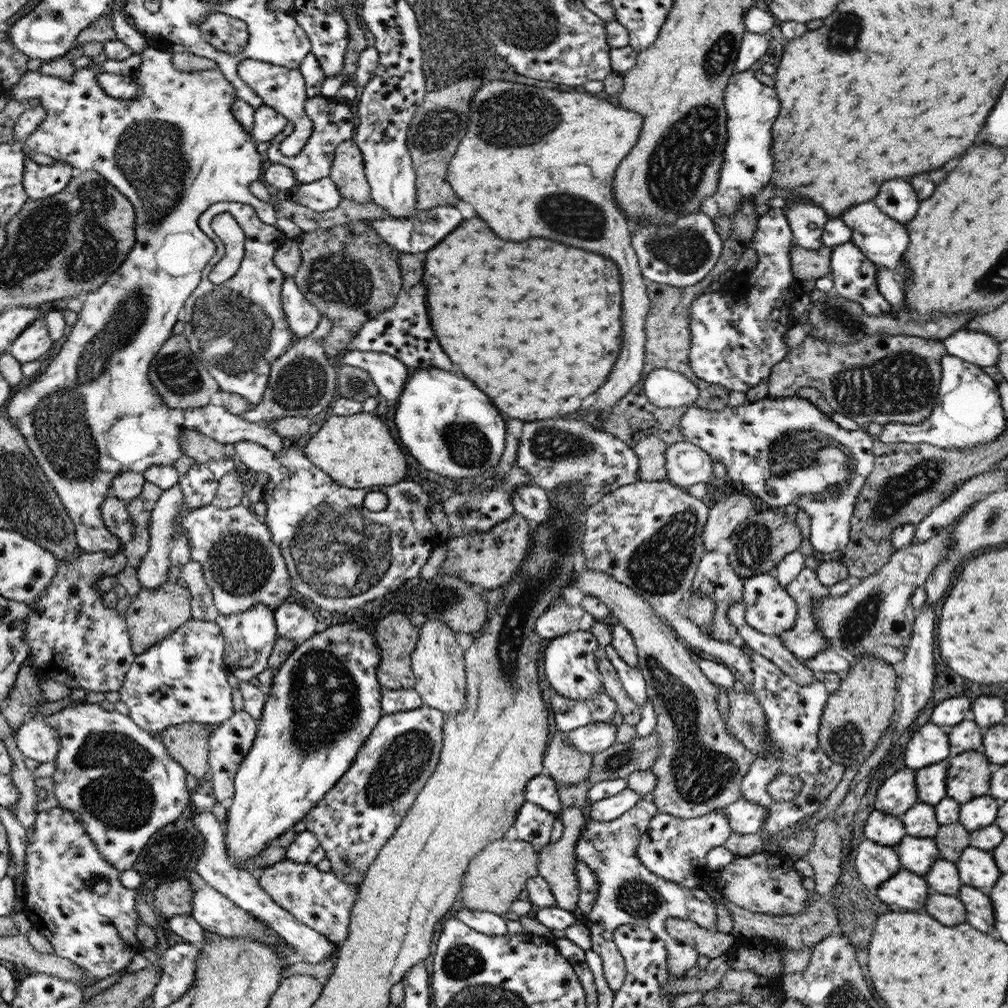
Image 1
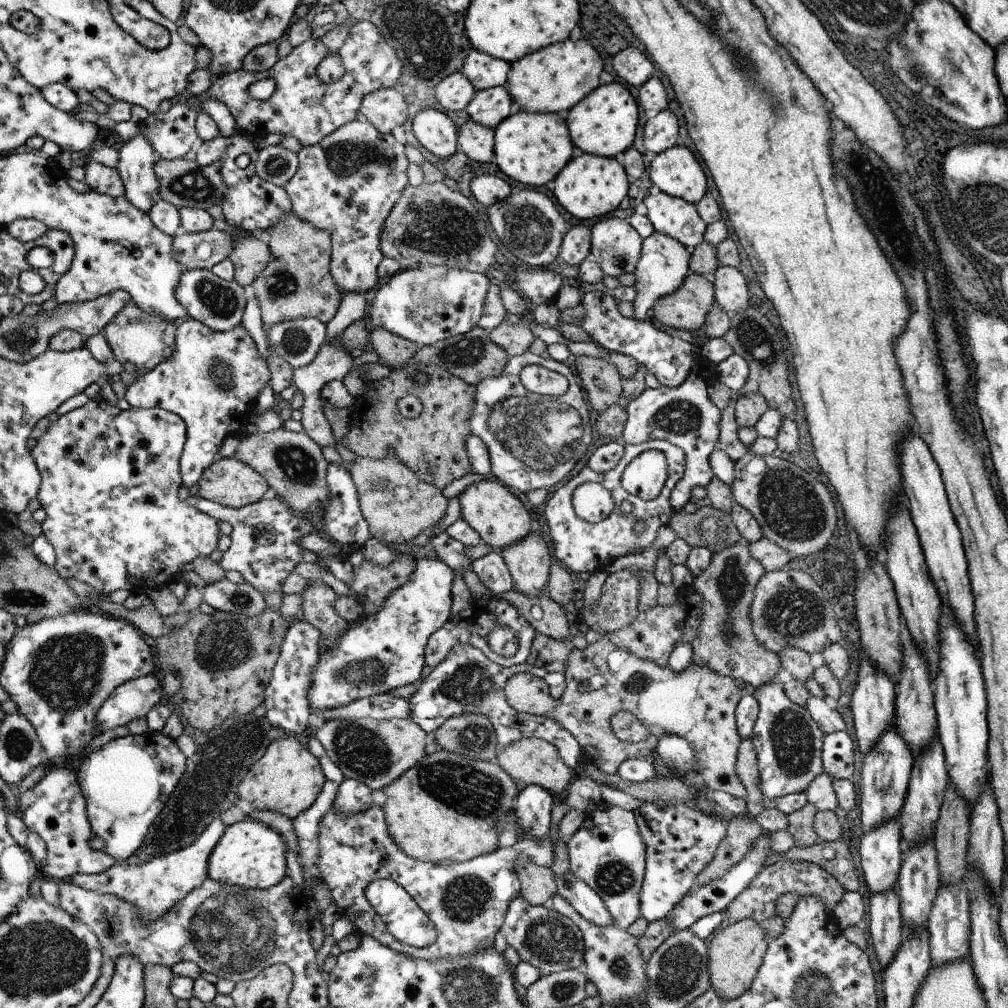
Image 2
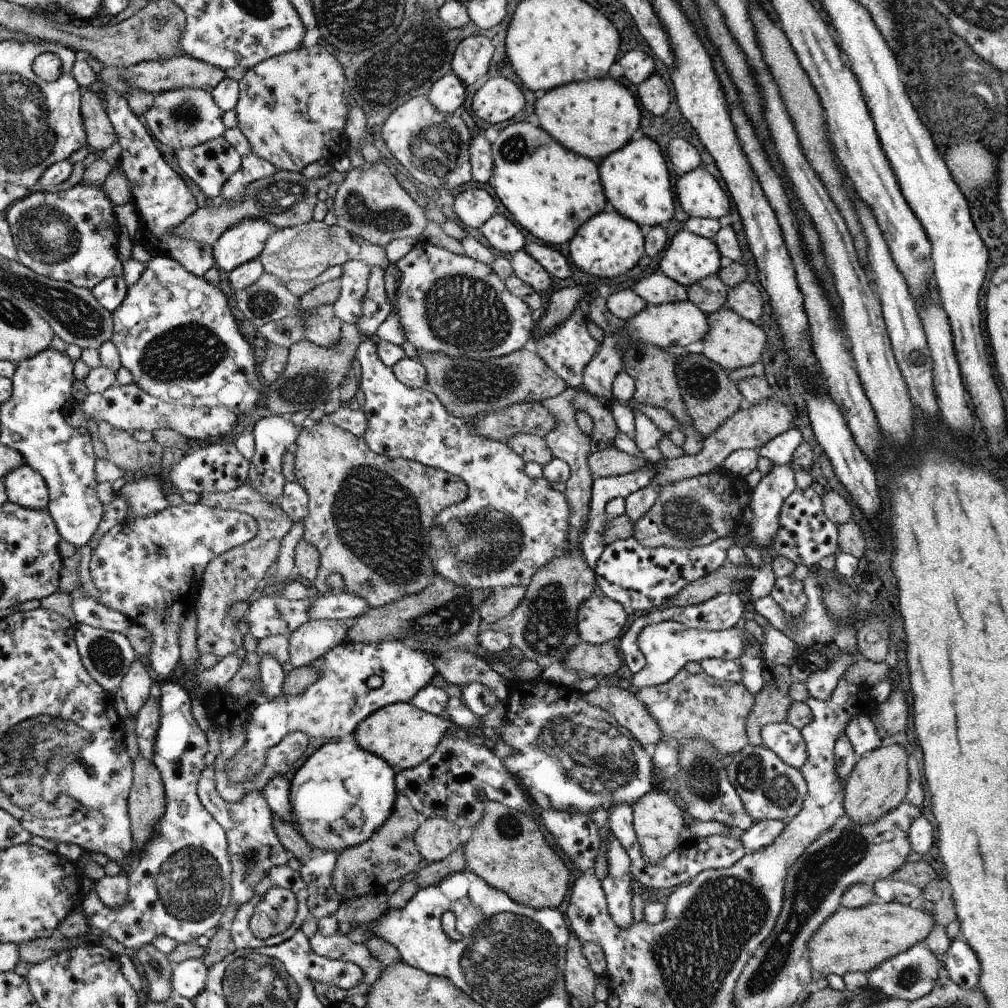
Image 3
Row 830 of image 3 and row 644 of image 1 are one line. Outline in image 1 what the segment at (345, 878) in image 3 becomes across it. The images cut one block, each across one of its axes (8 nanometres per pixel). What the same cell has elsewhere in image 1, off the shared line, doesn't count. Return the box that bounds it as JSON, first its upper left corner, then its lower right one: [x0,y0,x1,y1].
[372,614,419,688]

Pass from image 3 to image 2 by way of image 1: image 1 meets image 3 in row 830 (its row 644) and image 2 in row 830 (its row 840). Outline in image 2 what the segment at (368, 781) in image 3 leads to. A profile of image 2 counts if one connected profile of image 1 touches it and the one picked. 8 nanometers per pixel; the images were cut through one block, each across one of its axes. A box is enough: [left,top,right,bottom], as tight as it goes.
[208,818,286,889]

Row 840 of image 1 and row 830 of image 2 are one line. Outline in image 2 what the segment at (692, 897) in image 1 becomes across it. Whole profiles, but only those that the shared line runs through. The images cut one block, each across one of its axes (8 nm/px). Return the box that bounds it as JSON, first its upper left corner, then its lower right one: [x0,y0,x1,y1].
[566,804,646,930]

